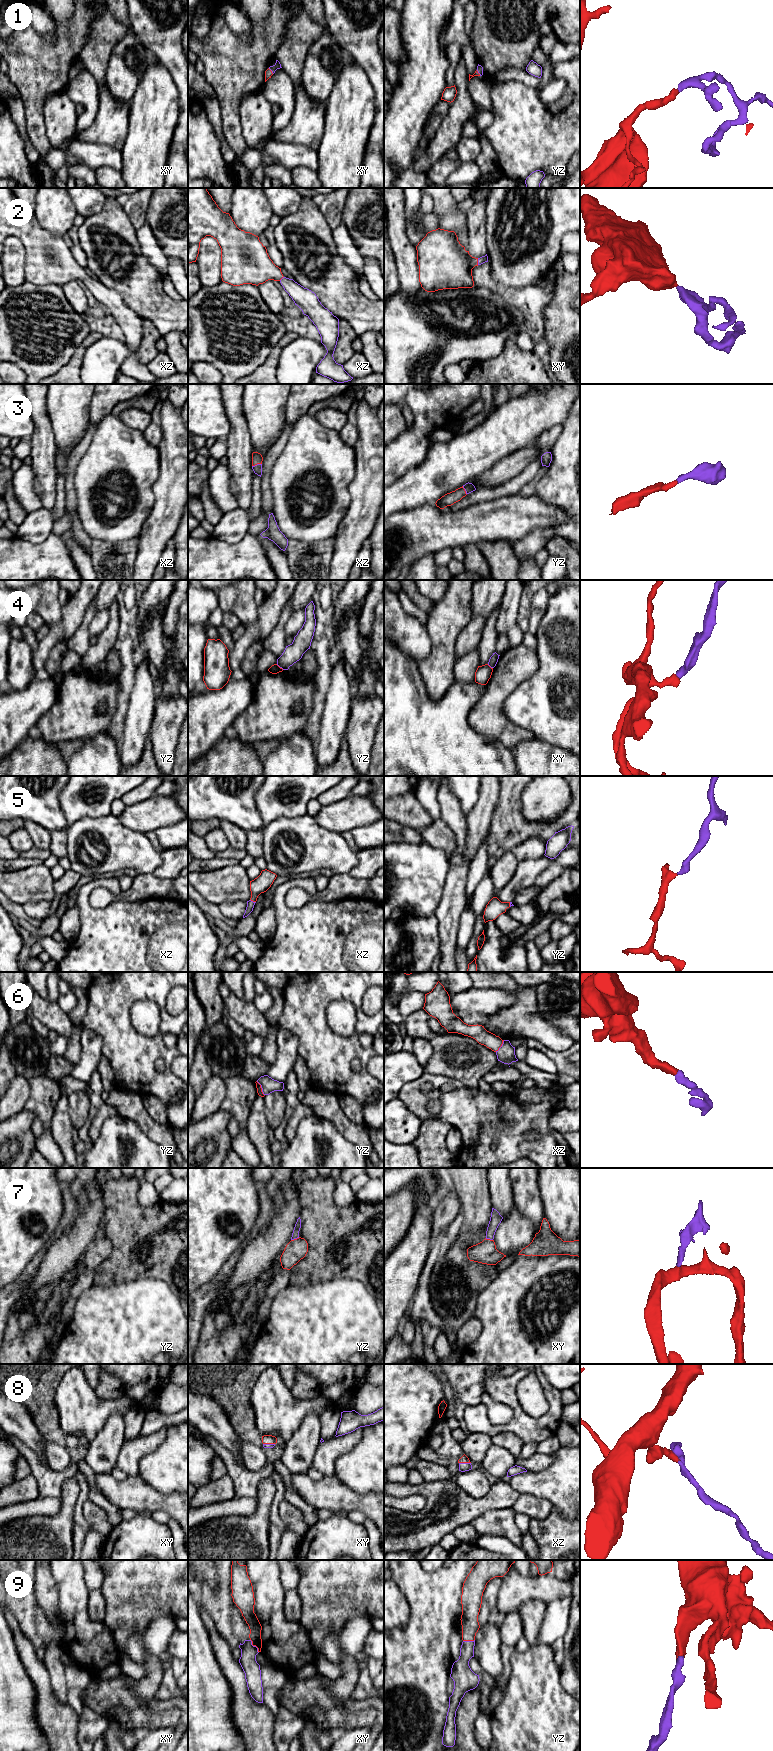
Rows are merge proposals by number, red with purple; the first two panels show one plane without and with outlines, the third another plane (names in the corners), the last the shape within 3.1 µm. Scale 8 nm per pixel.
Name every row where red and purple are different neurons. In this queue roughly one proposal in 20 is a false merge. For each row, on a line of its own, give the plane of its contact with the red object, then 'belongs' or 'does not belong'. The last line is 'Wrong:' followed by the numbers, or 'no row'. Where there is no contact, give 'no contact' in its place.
1: xy | belongs
2: xy | belongs
3: xz | belongs
4: yz | does not belong
5: xz | belongs
6: yz | belongs
7: yz | belongs
8: xz | belongs
9: xy | belongs
Wrong: 4

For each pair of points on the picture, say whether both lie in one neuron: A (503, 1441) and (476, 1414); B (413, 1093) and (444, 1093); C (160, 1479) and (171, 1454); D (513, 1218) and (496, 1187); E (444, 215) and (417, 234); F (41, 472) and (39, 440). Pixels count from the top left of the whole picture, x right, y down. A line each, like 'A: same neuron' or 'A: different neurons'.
A: different neurons
B: same neuron
C: same neuron
D: different neurons
E: different neurons
F: same neuron

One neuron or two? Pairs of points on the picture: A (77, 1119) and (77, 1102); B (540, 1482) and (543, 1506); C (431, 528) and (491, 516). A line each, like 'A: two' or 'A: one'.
A: one
B: two
C: one

